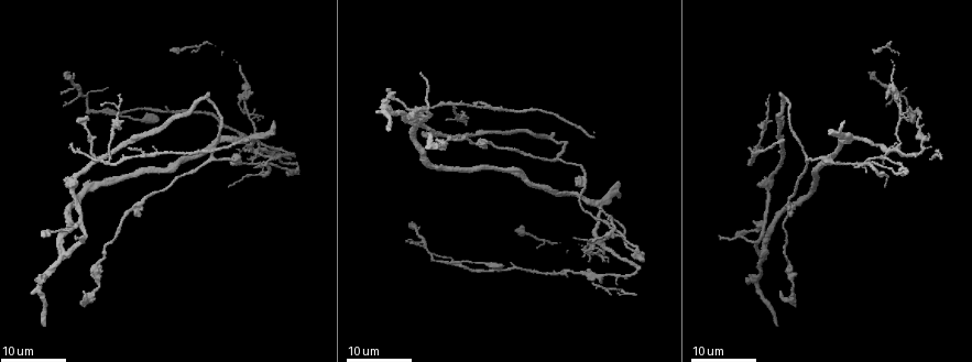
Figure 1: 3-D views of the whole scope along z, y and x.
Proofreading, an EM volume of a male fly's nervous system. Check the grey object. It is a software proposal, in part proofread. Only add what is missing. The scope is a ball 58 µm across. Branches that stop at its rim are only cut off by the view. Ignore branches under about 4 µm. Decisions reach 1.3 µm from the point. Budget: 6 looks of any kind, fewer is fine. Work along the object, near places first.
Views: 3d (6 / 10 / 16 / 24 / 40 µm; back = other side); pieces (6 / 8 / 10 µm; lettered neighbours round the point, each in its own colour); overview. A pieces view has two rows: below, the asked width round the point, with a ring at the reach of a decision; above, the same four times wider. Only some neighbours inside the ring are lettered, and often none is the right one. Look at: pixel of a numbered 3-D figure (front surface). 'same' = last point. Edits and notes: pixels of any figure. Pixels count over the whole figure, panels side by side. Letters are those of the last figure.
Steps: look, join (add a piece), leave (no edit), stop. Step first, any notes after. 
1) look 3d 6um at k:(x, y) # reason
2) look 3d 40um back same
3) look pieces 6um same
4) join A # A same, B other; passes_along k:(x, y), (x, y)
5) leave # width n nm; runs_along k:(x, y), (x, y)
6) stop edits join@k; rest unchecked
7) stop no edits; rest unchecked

look 3d 24um at 1:(69, 145) # branch stops here

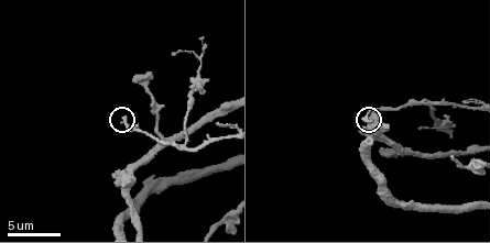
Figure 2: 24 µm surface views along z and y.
look pieces 6um at 2:(121, 121)

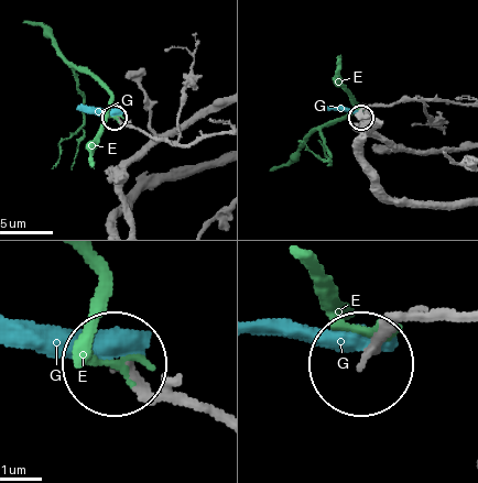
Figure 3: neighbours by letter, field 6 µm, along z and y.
leave # width 200 nm; E other, G other; none of them fits

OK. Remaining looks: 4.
look 3d 24um at 1:(869, 72) # branch stops here

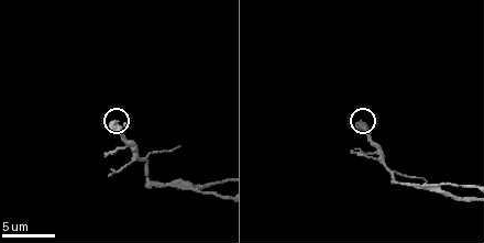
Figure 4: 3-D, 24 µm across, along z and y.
look pieces 6um at 4:(114, 120)

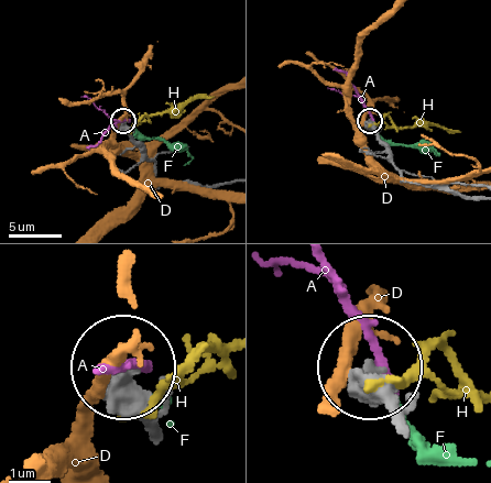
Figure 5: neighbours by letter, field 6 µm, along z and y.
leave # width 340 nm; A other, D other, F other, H other; runs_along 5:(405, 414), (373, 365); none of them fits

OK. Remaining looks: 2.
look pieces 10um at 4:(351, 153) # free end

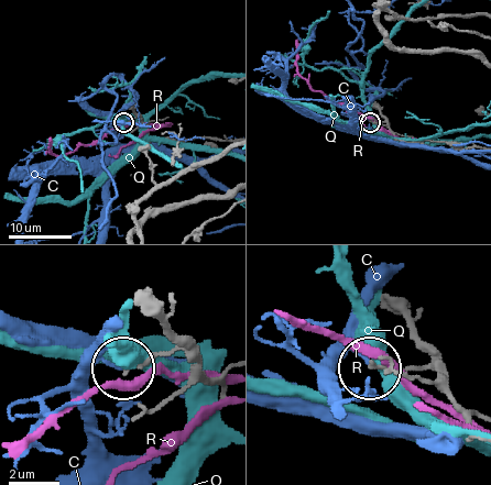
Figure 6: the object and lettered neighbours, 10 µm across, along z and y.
leave # C other, Q other, R other; none of them fits

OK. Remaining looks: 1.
stop no edits; rest unchecked

